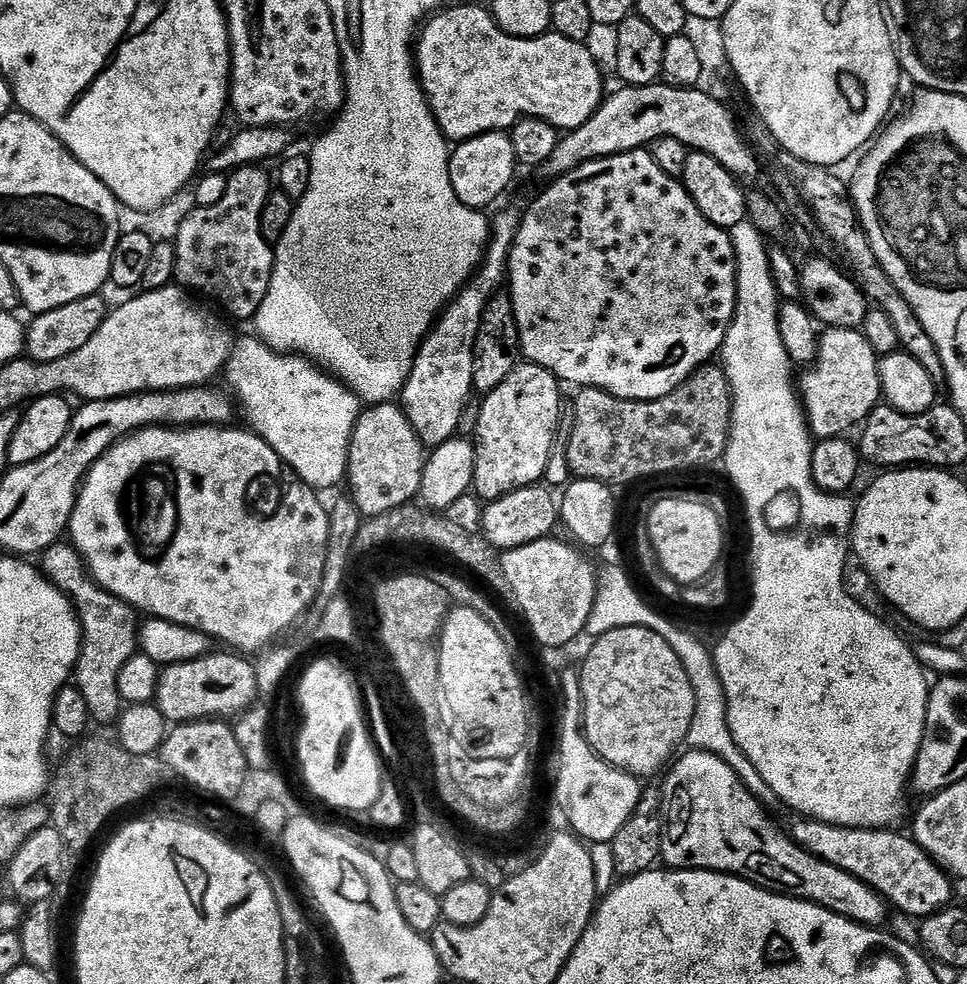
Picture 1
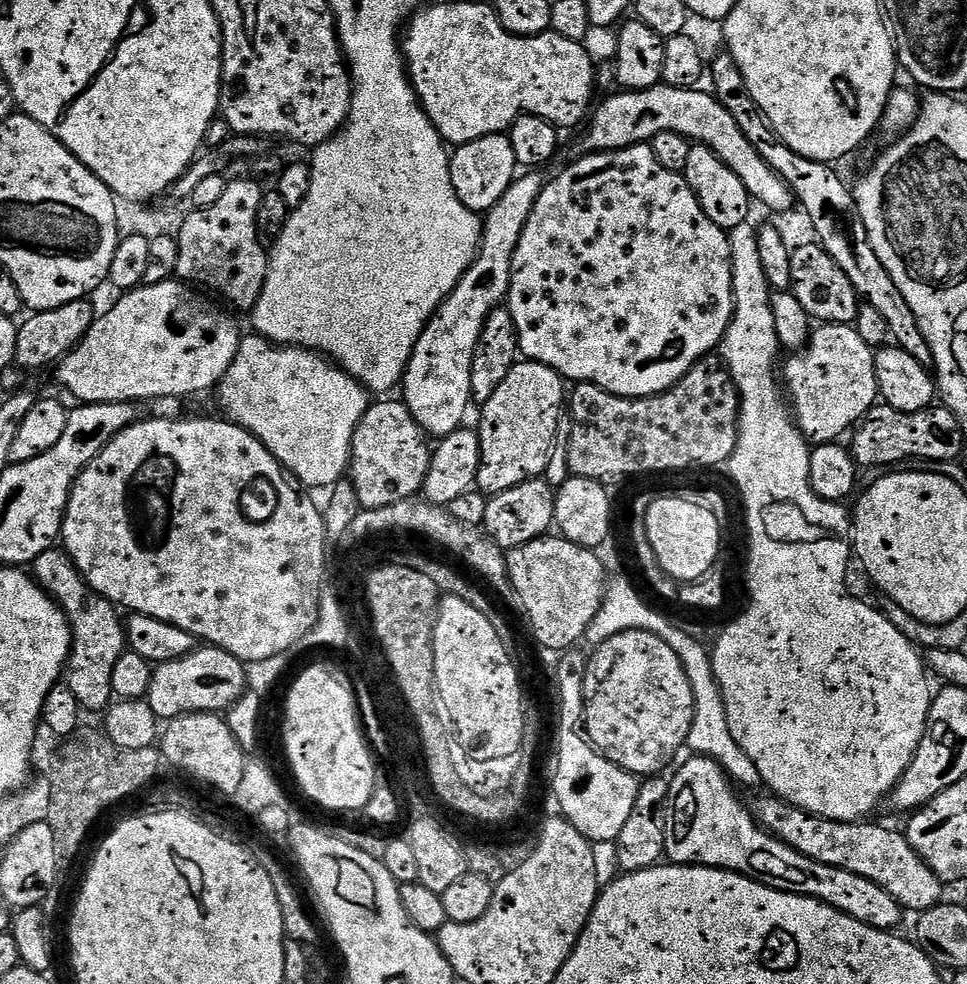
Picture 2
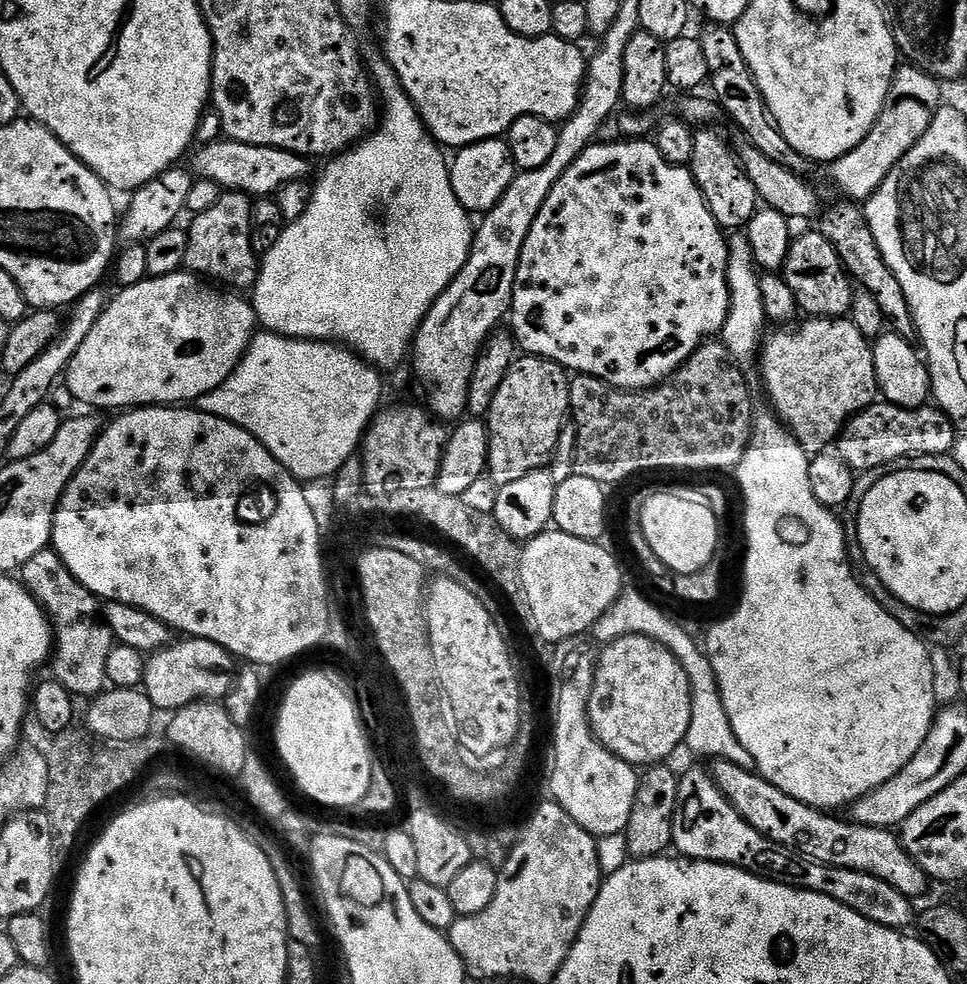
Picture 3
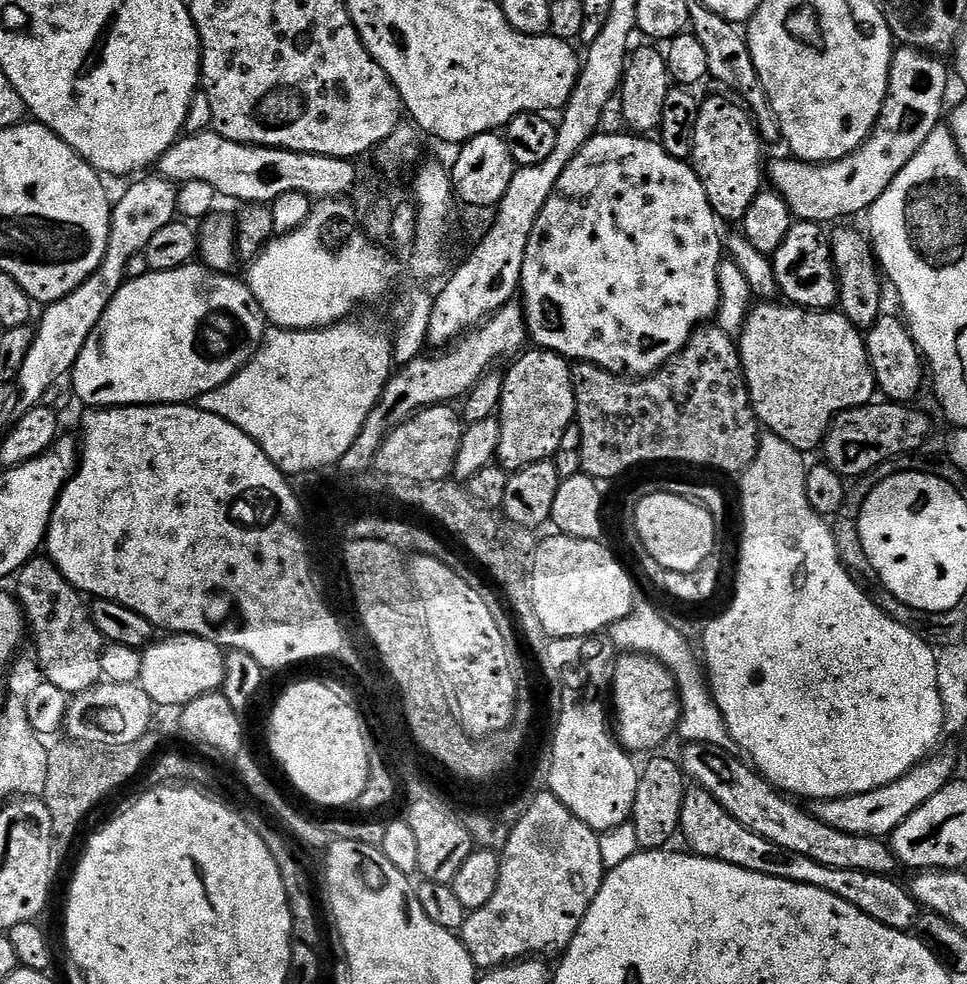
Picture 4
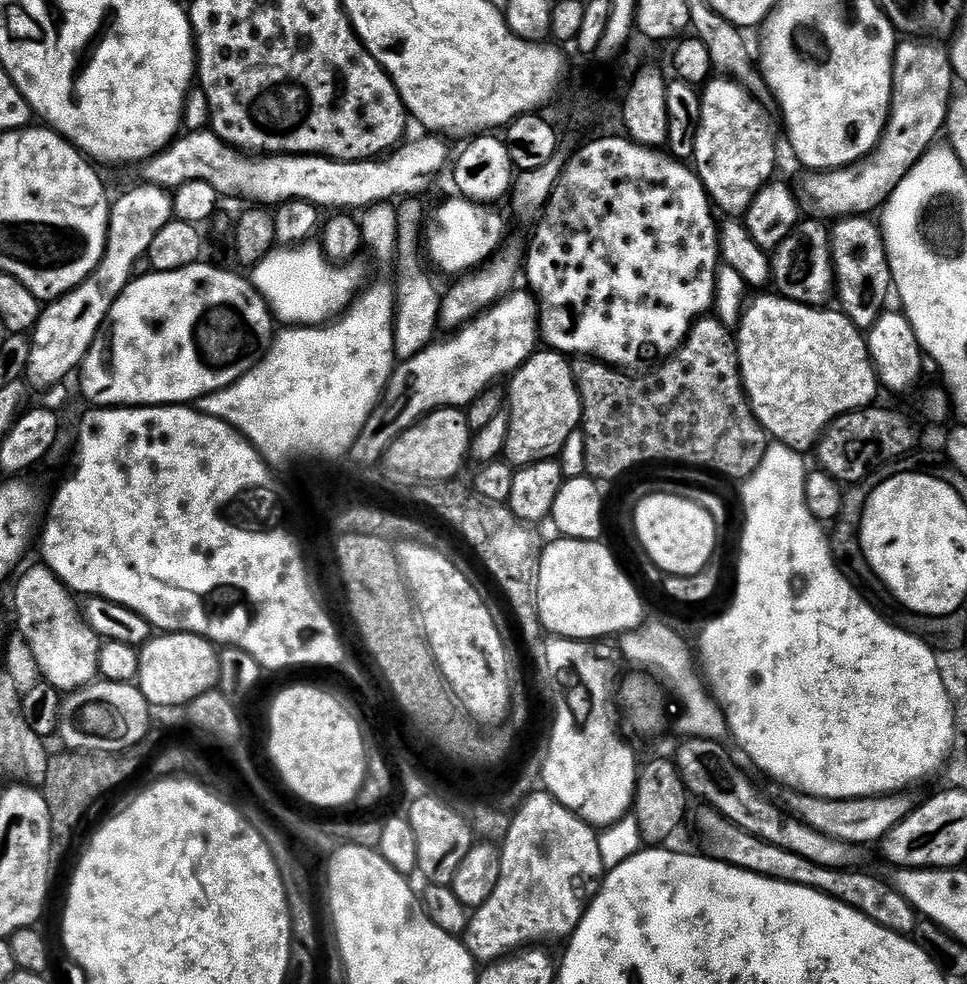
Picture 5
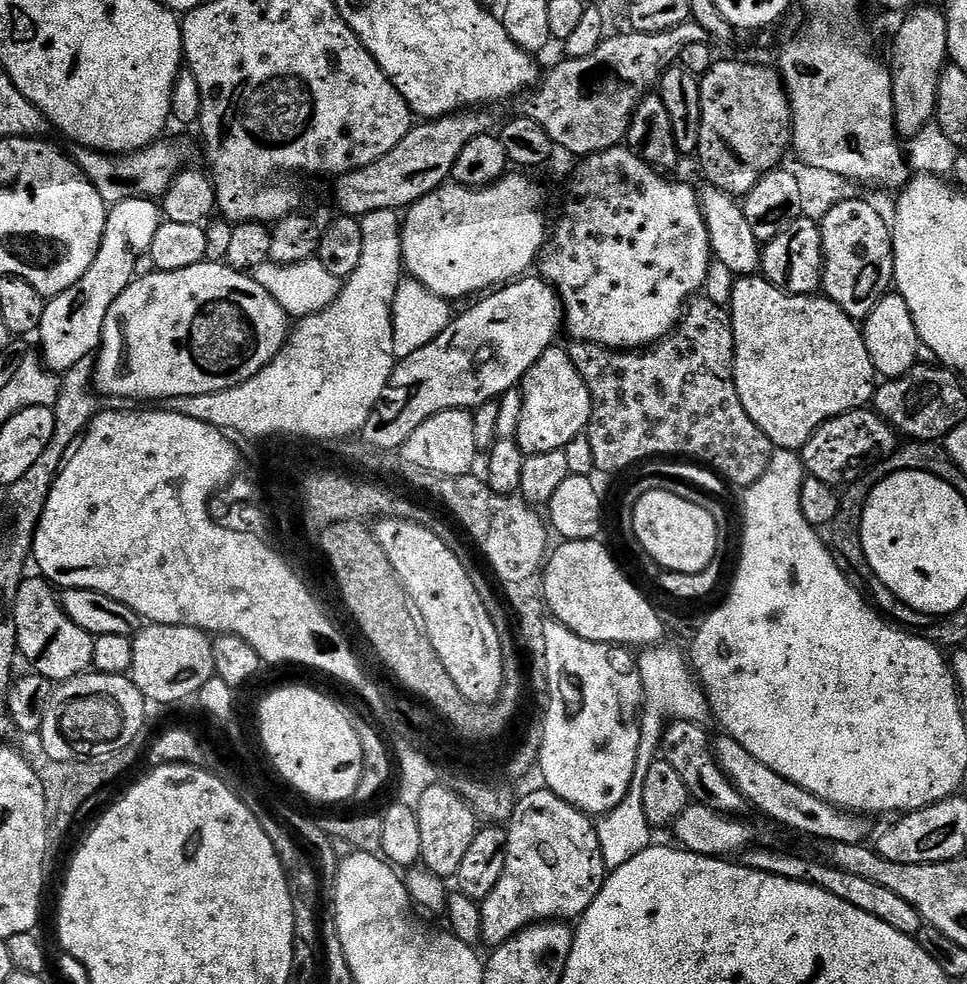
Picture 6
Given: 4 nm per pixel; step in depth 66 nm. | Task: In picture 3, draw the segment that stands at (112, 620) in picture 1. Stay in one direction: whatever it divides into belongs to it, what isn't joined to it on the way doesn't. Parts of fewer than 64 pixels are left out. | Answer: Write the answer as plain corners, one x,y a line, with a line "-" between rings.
51,547
44,548
18,570
18,579
25,590
40,604
52,622
54,647
50,657
51,675
73,697
95,698
105,691
106,658
114,646
112,631
104,623
101,601
70,574
62,558

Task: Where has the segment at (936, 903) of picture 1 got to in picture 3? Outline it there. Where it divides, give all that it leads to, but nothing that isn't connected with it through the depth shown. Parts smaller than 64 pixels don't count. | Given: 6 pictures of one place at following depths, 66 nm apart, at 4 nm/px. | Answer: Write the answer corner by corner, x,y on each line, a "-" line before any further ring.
725,760
707,761
706,771
718,790
766,838
805,860
813,860
831,868
849,868
870,874
874,878
882,878
882,882
890,882
899,892
909,898
917,898
930,885
930,878
910,858
904,849
903,839
895,831
887,828
871,828
861,824
853,824
847,819
839,820
839,815
829,814
819,808
811,808
808,804
798,802
798,798
790,798
790,794
782,794
778,786
770,786
756,772
742,770
742,766
734,766
734,762

